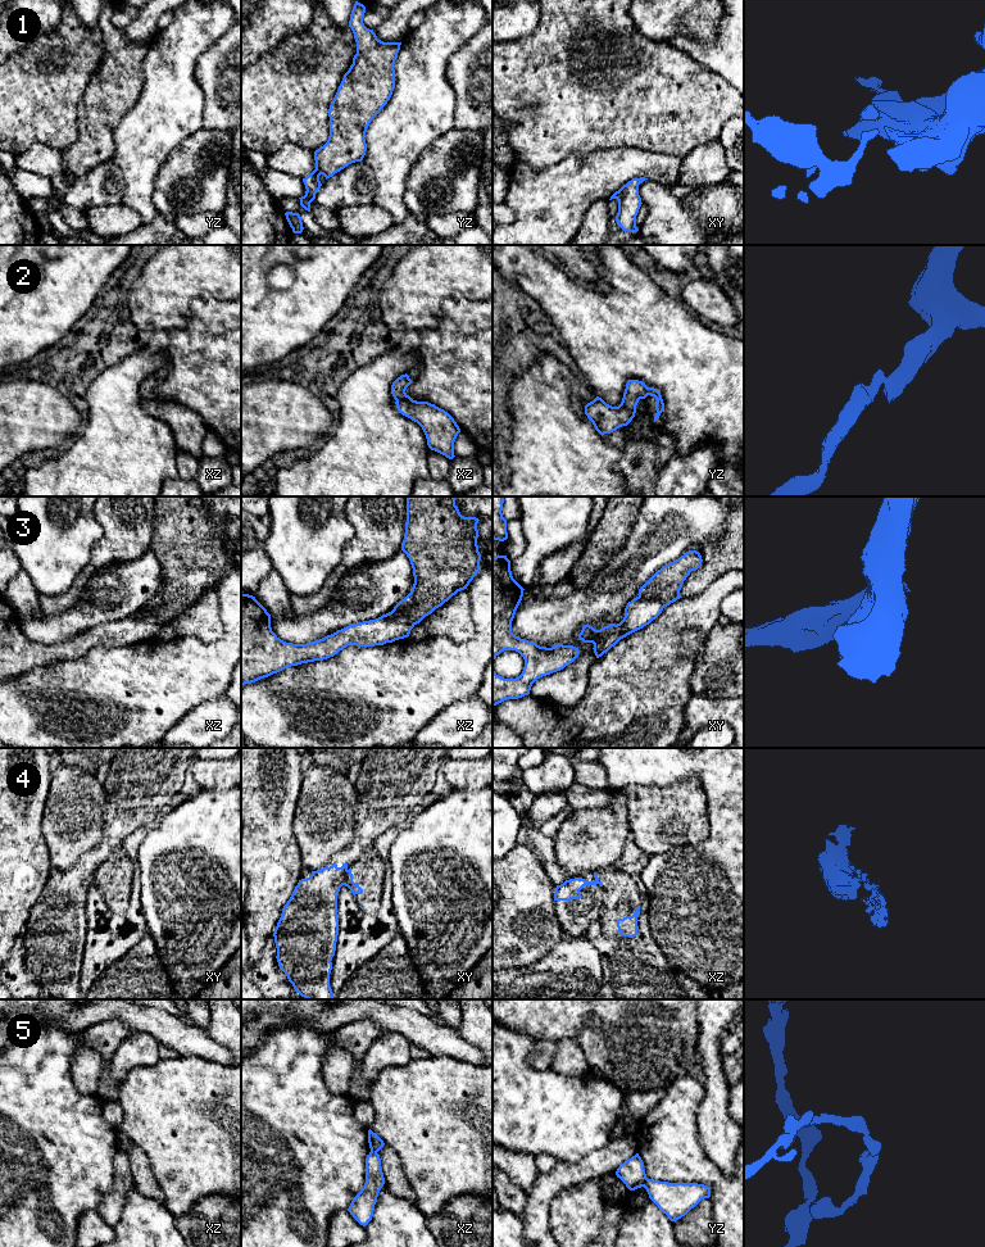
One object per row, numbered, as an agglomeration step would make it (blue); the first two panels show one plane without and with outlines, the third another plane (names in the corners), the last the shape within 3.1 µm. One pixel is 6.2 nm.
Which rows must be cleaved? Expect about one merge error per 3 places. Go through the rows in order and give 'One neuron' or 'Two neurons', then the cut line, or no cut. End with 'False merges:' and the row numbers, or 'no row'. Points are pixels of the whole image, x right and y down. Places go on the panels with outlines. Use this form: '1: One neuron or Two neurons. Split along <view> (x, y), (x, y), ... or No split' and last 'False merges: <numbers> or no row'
1: One neuron. No split
2: Two neurons. Split along xz (396, 399), (412, 400)
3: Two neurons. Split along xy (639, 595), (647, 599), (656, 599), (663, 607)
4: Two neurons. Split along xy (348, 870), (343, 884)
5: Two neurons. Split along yz (648, 1179), (643, 1186)
False merges: 2, 3, 4, 5

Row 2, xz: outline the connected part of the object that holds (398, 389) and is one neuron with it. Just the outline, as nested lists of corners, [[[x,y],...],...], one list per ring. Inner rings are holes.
[[[401,375],[391,385],[391,394],[395,400],[413,400],[407,393],[407,387],[412,384],[409,376]]]

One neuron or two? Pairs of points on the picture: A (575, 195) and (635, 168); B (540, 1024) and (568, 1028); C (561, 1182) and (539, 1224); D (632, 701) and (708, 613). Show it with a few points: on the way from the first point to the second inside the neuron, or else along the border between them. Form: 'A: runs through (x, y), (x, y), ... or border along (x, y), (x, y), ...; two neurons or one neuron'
A: runs through (590, 180), (611, 168), (620, 168); one neuron
B: runs through (547, 1024), (562, 1024); one neuron
C: runs through (549, 1191), (539, 1201), (539, 1213); one neuron
D: runs through (640, 674), (656, 645), (681, 620); one neuron

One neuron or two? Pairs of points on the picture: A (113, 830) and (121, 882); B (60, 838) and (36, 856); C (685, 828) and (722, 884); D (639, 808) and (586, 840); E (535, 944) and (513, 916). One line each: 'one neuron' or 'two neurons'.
A: two neurons
B: two neurons
C: two neurons
D: two neurons
E: one neuron

